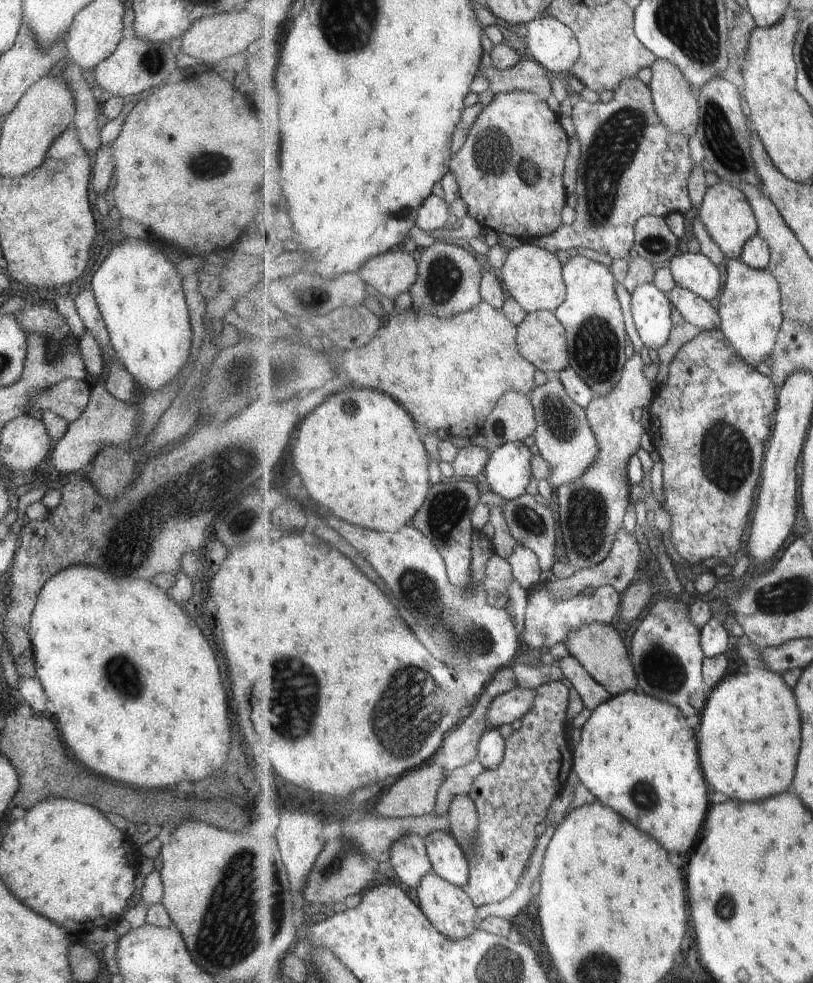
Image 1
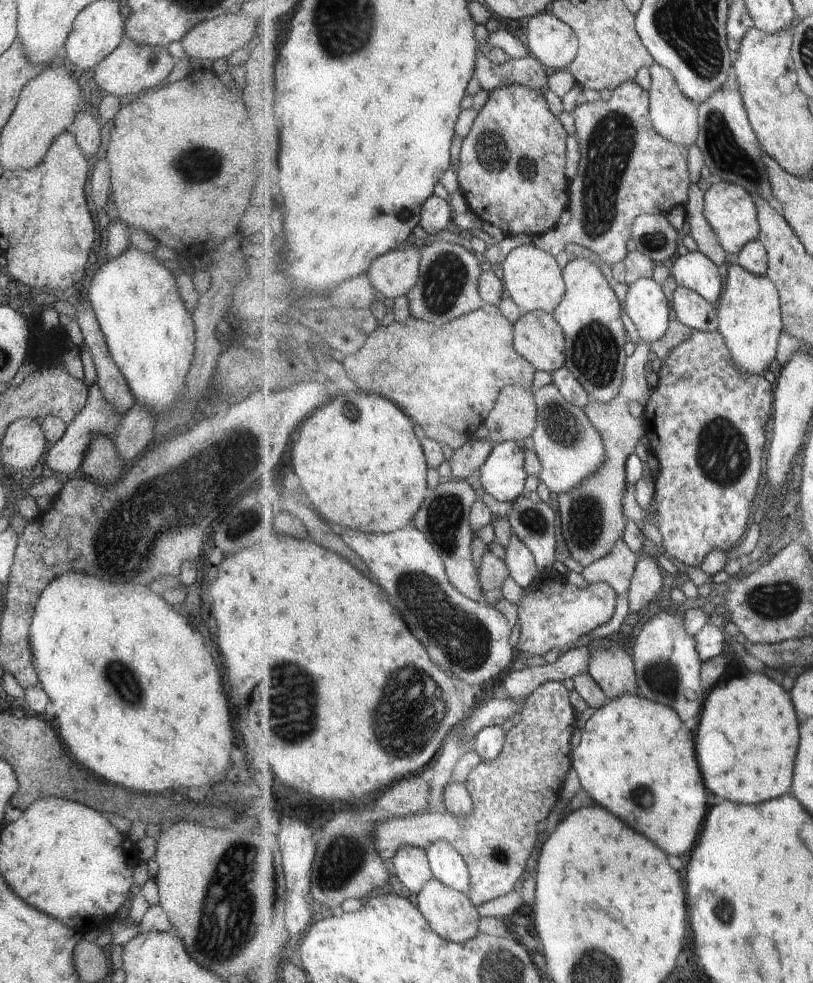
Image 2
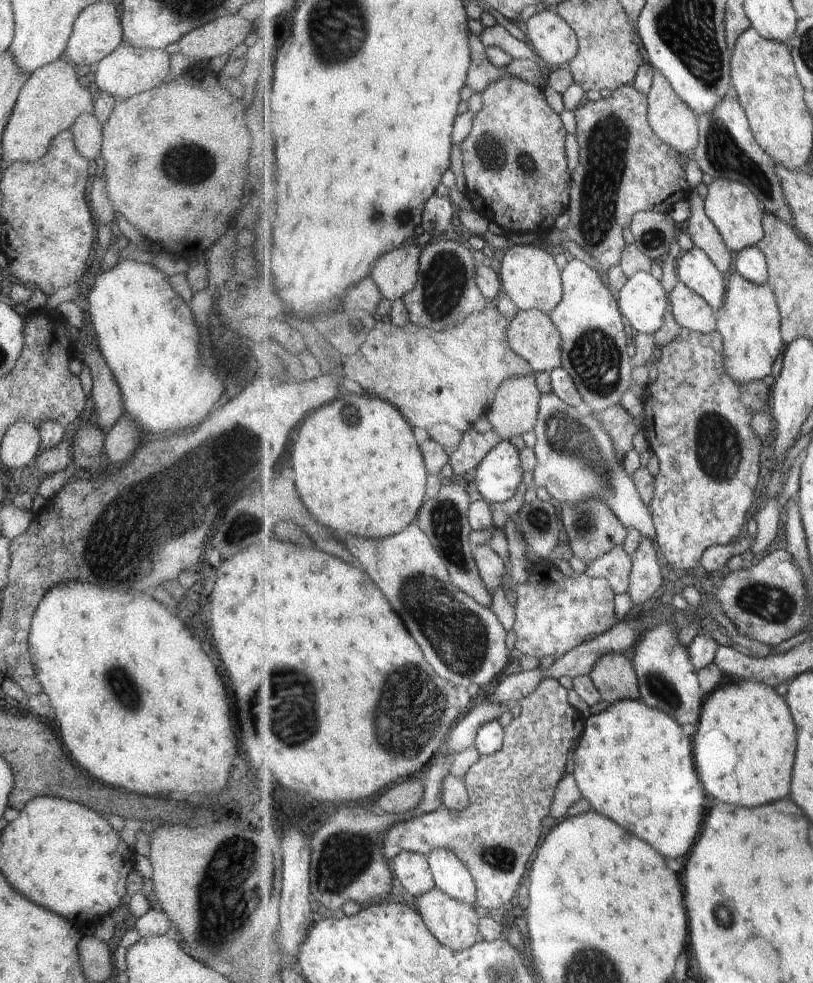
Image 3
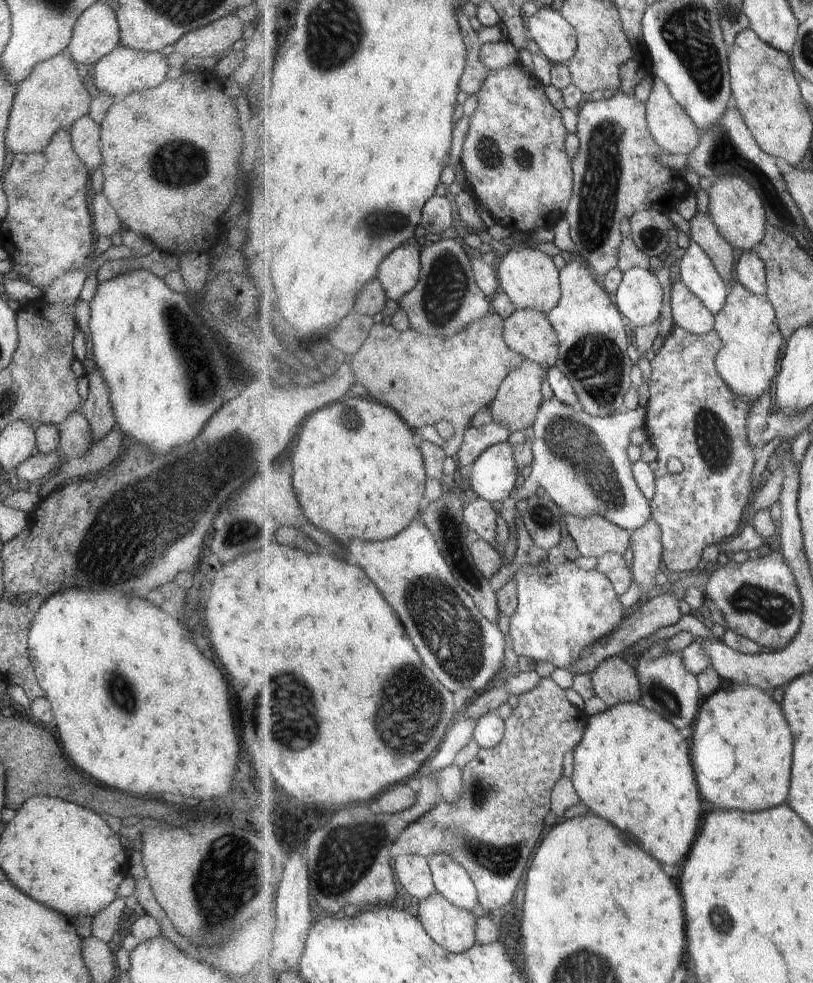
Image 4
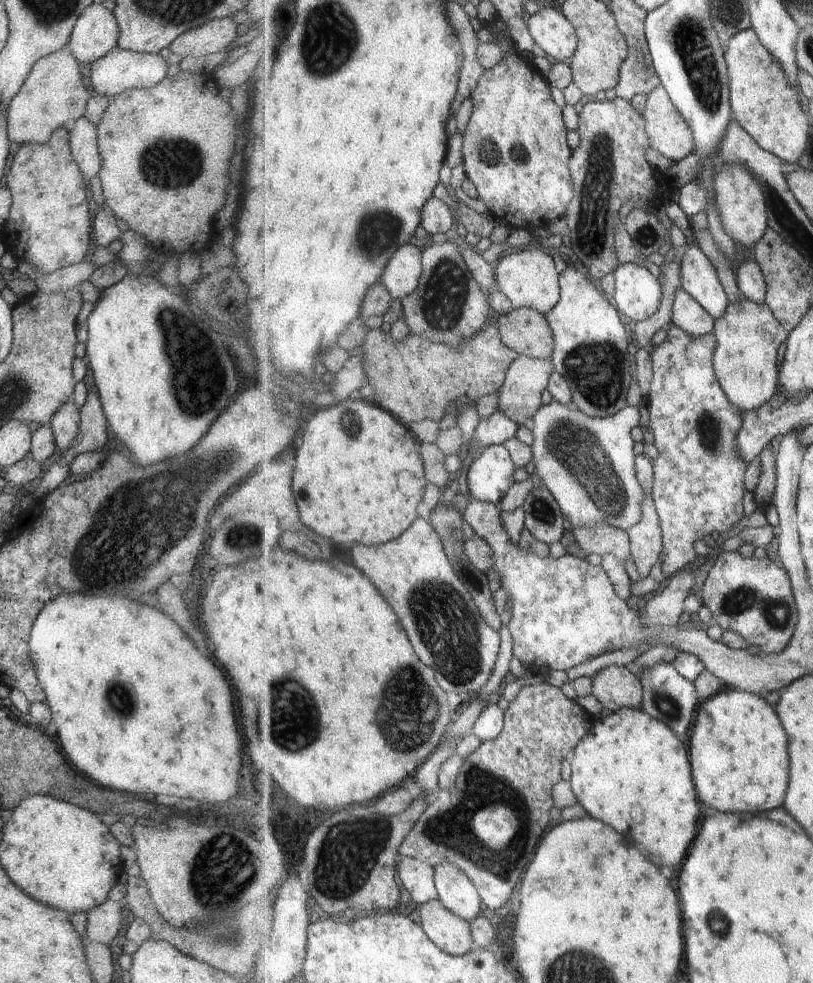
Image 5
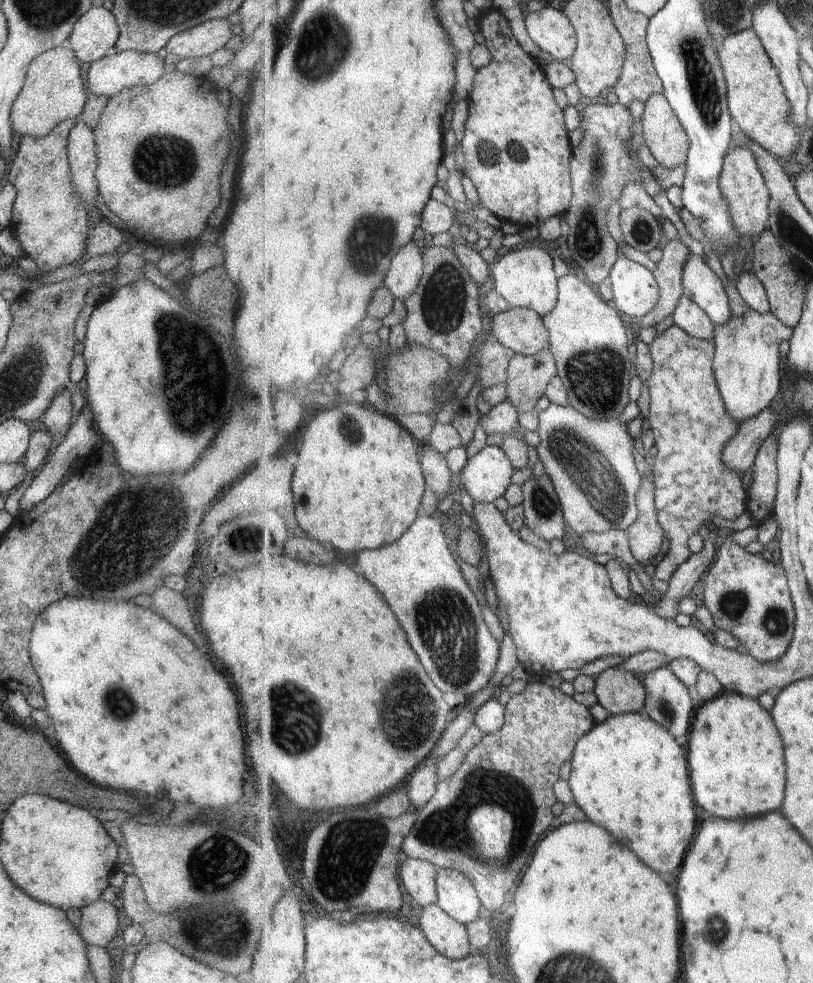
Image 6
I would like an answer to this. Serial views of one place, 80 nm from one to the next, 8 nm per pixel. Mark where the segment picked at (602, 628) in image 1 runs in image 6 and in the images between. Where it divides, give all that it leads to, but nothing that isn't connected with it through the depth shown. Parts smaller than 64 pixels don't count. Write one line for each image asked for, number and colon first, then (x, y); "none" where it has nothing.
2: (614, 670)
3: (614, 675)
4: (615, 682)
5: (616, 687)
6: (617, 690)

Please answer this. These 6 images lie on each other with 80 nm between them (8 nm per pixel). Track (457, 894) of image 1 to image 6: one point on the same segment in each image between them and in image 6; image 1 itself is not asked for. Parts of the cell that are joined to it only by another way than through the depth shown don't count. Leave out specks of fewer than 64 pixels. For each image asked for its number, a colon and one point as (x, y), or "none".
2: (451, 913)
3: (456, 924)
4: (453, 928)
5: (453, 934)
6: (451, 937)

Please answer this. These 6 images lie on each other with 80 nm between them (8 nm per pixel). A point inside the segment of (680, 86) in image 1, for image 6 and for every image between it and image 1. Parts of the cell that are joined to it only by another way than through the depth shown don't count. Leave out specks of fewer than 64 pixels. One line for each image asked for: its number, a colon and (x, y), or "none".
2: (674, 114)
3: (675, 122)
4: (673, 129)
5: (669, 135)
6: (667, 139)

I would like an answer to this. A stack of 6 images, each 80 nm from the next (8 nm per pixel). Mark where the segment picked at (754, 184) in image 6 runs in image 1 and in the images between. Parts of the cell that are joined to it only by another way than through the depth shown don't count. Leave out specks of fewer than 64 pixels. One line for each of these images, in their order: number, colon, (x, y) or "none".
1: (728, 217)
2: (730, 209)
3: (733, 207)
4: (736, 208)
5: (742, 205)

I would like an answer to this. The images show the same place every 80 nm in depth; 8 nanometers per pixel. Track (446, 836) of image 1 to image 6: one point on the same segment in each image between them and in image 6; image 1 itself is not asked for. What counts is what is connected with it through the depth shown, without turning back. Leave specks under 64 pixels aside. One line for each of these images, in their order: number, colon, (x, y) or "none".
2: (447, 864)
3: (452, 876)
4: (452, 880)
5: (458, 893)
6: (457, 894)

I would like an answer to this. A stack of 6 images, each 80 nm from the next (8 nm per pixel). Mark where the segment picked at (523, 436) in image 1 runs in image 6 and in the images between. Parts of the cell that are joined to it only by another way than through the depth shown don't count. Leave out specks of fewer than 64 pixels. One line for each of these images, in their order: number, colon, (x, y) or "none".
2: (515, 417)
3: (515, 410)
4: (518, 402)
5: (520, 397)
6: (528, 377)

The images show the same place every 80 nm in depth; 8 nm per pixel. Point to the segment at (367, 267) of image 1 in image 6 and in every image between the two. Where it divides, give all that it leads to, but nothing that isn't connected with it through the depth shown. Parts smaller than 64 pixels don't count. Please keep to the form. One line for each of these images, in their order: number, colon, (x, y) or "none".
2: (395, 274)
3: (396, 273)
4: (400, 273)
5: (402, 276)
6: (407, 268)

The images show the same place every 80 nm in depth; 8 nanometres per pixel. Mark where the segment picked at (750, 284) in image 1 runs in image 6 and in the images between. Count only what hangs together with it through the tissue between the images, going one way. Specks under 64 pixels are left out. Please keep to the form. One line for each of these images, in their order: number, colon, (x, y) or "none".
2: (750, 311)
3: (750, 321)
4: (752, 340)
5: (746, 362)
6: (747, 363)

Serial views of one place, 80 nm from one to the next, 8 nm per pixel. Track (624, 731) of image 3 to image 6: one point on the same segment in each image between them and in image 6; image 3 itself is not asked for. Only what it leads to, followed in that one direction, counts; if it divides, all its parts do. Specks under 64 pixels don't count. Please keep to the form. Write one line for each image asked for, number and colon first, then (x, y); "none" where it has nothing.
4: (631, 758)
5: (631, 771)
6: (629, 775)

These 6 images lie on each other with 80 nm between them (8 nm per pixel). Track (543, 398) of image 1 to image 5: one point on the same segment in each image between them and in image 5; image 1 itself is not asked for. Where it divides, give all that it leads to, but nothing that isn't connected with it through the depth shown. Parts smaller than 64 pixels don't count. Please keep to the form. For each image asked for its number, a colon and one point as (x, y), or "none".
2: (571, 449)
3: (576, 457)
4: (582, 461)
5: (587, 463)

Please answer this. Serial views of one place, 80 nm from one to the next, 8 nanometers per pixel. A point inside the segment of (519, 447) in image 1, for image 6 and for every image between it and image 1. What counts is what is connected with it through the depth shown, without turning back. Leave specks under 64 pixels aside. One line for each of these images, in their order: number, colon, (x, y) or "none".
2: (503, 476)
3: (498, 477)
4: (493, 475)
5: (490, 475)
6: (486, 477)

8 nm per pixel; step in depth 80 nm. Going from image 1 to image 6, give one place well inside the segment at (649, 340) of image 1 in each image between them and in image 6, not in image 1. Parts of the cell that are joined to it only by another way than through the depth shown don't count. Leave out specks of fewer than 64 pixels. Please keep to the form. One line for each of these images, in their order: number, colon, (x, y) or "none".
2: (646, 304)
3: (643, 300)
4: (640, 297)
5: (639, 295)
6: (636, 290)

